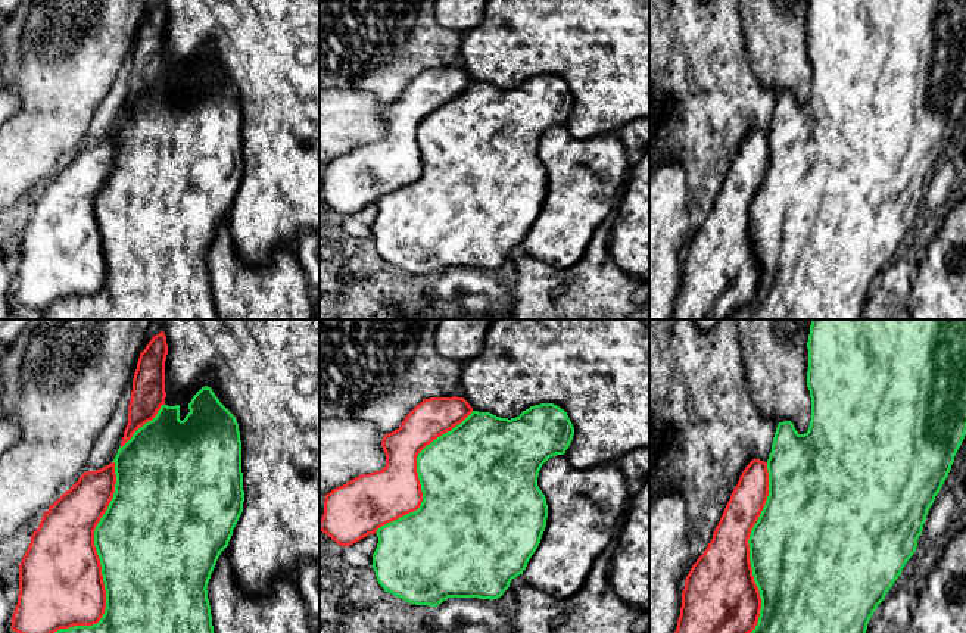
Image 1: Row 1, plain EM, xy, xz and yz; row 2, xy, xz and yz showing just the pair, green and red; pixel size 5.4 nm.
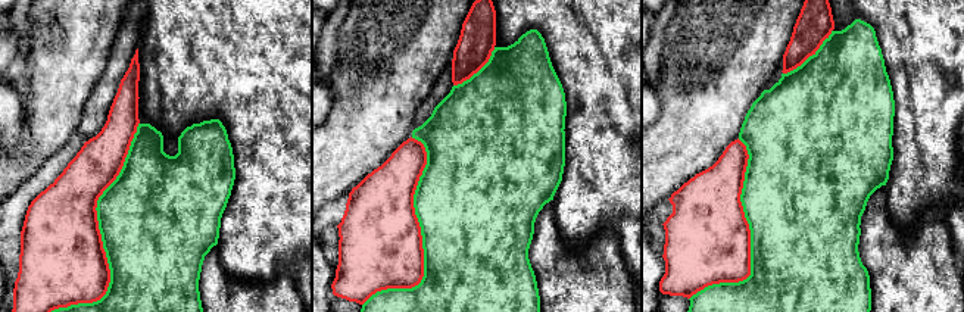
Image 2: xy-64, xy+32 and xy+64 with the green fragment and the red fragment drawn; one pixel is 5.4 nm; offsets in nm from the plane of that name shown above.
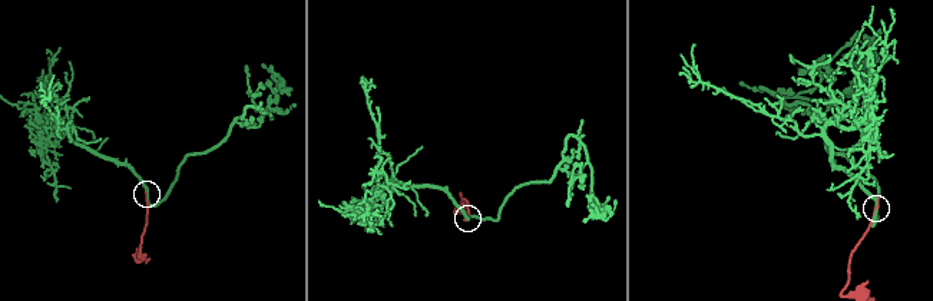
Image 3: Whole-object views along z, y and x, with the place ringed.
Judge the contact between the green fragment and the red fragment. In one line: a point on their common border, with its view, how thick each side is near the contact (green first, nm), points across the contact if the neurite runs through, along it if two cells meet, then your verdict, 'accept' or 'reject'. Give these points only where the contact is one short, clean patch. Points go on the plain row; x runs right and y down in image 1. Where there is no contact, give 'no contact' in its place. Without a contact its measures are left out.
xy (102, 240) | 500/460 nm | reject

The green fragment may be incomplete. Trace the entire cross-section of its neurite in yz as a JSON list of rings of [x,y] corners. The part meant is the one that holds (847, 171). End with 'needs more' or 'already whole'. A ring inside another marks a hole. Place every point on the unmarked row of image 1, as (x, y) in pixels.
[[[810,0],[807,19],[807,57],[811,68],[810,97],[804,105],[800,105],[791,91],[778,94],[772,113],[772,122],[767,130],[769,166],[748,209],[752,246],[761,268],[758,293],[750,305],[733,311],[726,319],[863,319],[869,290],[878,275],[885,269],[885,265],[894,256],[895,250],[901,246],[907,231],[916,222],[917,209],[922,205],[928,181],[948,147],[954,127],[966,106],[966,0]]]; already whole

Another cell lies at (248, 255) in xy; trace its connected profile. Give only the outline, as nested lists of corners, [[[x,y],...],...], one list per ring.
[[[162,0],[166,6],[165,75],[180,77],[180,90],[190,82],[188,74],[205,56],[236,87],[242,110],[243,183],[228,212],[231,243],[246,265],[267,265],[283,246],[296,246],[306,230],[320,231],[320,0]]]

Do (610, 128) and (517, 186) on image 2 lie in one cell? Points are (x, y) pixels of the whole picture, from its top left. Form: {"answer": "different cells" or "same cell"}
{"answer": "different cells"}

